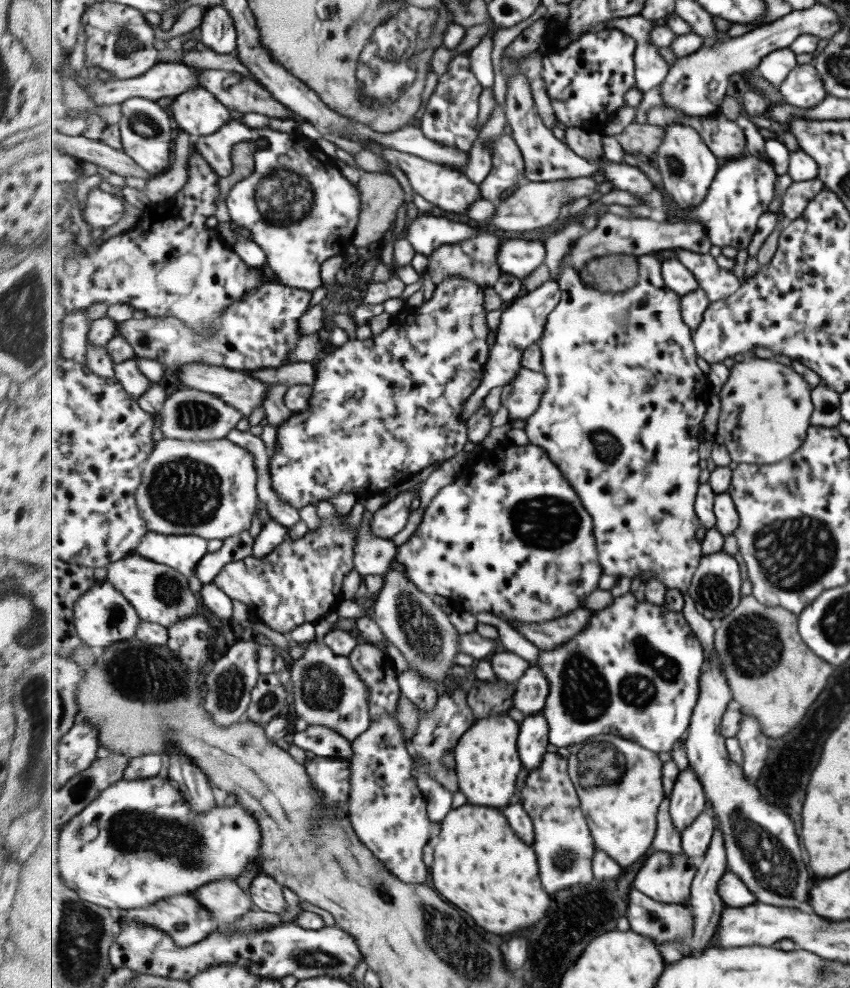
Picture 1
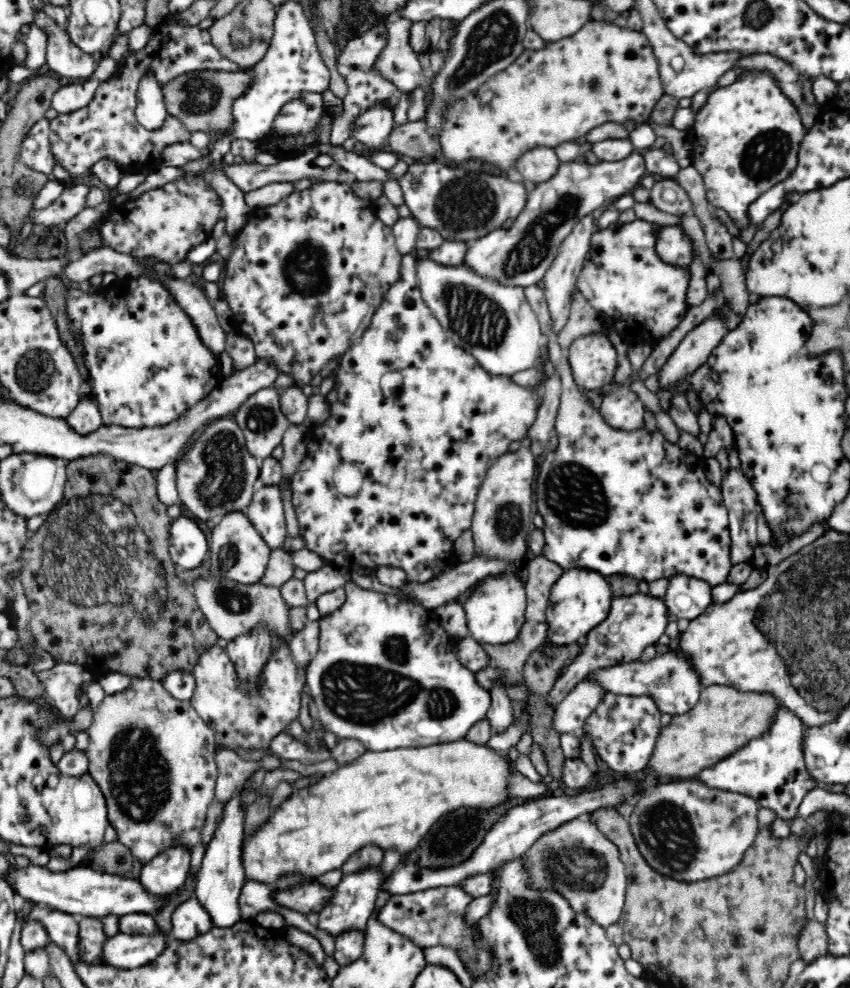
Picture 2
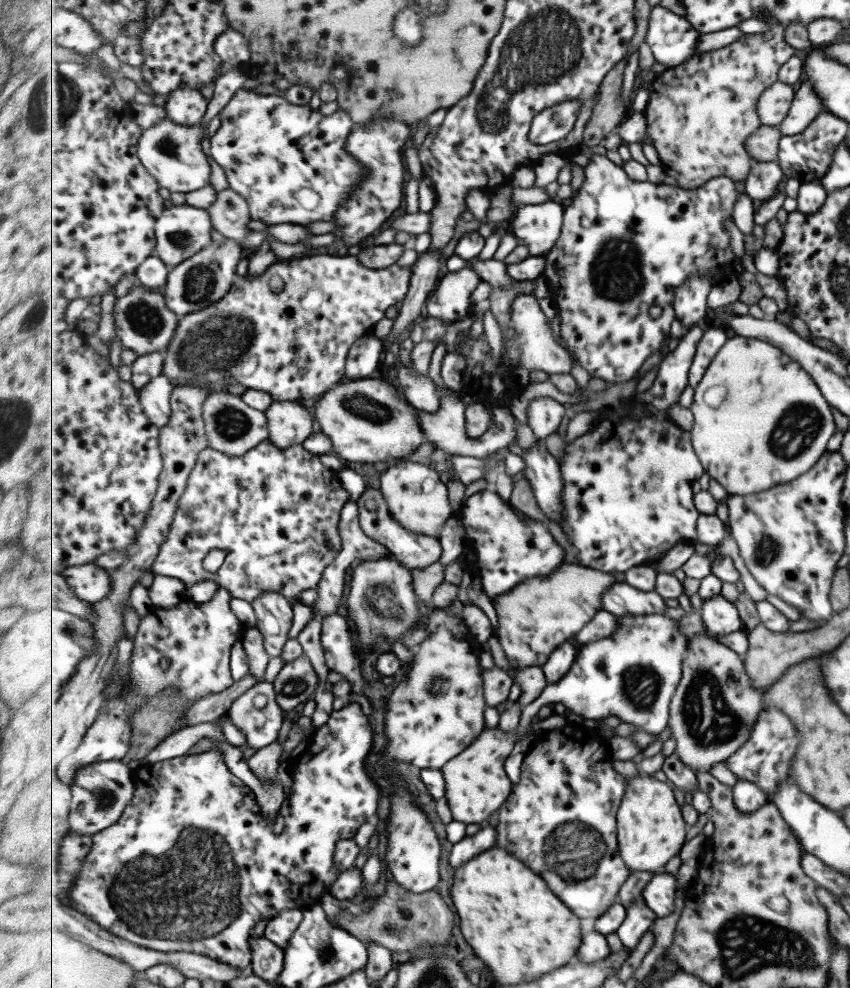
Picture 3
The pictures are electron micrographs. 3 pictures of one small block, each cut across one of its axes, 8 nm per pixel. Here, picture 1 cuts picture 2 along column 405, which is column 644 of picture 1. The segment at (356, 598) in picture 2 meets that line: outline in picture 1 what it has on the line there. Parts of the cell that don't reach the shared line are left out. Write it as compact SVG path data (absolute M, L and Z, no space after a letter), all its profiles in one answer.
M632 592L615 597L607 608L593 611L589 625L573 640L557 646L556 650L539 650L535 665L545 673L550 685L543 710L551 728L549 740L556 747L568 748L607 734L632 739L656 753L671 752L675 742L685 737L692 725L707 660L699 638L682 611L669 610L664 604L641 601Z

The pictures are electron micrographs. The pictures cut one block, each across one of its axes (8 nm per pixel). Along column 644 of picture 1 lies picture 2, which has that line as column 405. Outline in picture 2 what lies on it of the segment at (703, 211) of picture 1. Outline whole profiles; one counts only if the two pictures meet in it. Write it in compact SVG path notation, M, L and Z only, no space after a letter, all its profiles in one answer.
M437 158L428 164L409 162L408 172L395 182L401 187L405 204L418 223L438 229L445 240L455 242L478 240L513 221L523 210L528 192L525 184L482 171L452 168Z

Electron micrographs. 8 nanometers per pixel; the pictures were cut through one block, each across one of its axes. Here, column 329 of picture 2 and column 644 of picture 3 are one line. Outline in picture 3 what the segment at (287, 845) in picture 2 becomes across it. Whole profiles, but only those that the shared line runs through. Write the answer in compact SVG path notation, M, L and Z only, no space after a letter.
M653 774L627 776L627 782L628 788L617 814L621 856L633 872L664 870L672 858L679 856L687 840L688 822L682 807L677 804L673 788Z

